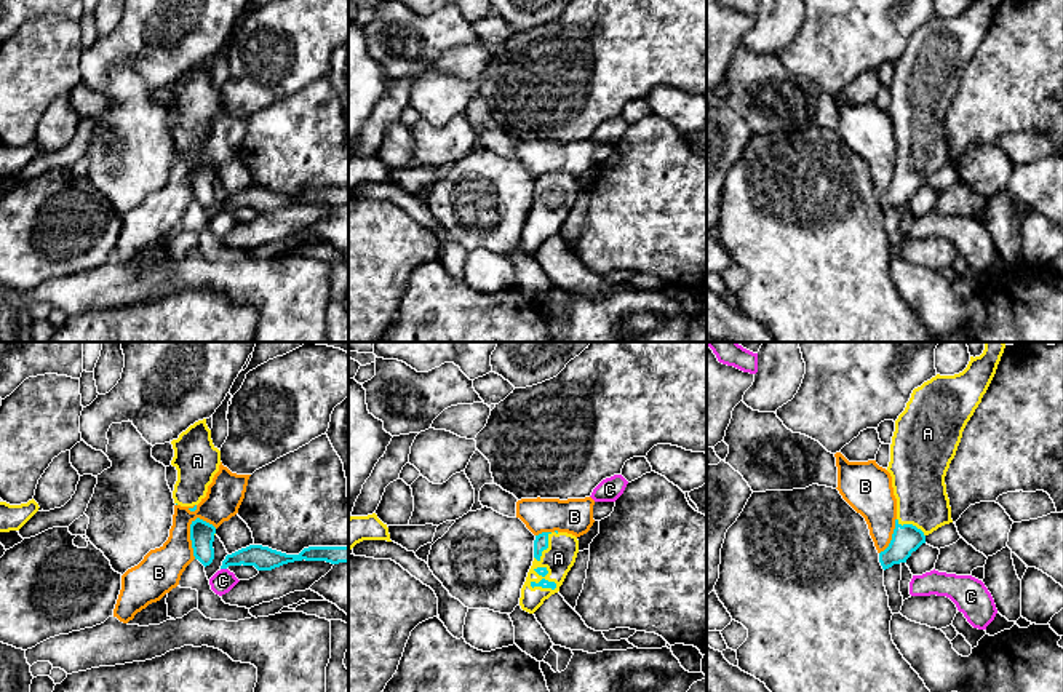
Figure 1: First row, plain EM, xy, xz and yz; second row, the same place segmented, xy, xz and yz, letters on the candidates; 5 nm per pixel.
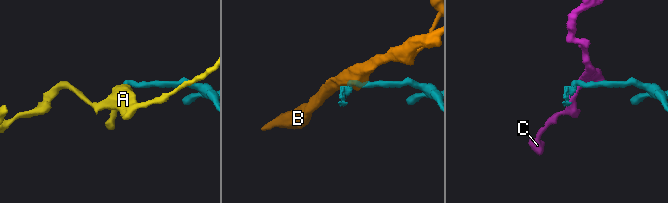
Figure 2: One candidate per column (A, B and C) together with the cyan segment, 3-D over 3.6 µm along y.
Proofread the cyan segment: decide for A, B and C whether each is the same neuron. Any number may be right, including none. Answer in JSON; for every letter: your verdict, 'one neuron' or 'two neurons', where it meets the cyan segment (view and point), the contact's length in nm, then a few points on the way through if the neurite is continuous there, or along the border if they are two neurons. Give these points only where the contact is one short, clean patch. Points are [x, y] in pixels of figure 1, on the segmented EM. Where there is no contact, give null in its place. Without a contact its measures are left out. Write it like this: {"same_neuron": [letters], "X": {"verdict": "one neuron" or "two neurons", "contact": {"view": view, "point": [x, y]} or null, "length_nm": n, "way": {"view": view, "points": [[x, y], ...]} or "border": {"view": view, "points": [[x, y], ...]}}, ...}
{"same_neuron": ["A"], "A": {"verdict": "one neuron", "contact": {"view": "xz", "point": [544, 579]}, "length_nm": 160, "way": {"view": "xz", "points": [[544, 584], [544, 579], [549, 568], [558, 558]]}}, "B": {"verdict": "two neurons", "contact": {"view": "xy", "point": [191, 537]}, "length_nm": 220, "border": {"view": "xy", "points": [[199, 517], [191, 524], [194, 558]]}}, "C": {"verdict": "two neurons", "contact": {"view": "xy", "point": [224, 568]}, "length_nm": 30, "border": {"view": "xy", "points": [[221, 568], [226, 569]]}}}

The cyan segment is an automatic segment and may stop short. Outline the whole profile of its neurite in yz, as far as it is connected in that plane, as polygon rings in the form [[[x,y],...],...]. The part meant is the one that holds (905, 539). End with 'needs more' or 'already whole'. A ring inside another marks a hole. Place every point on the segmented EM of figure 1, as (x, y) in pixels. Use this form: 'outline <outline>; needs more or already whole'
outline [[[985,342],[980,356],[970,356],[967,368],[954,376],[937,374],[914,388],[905,411],[895,420],[887,471],[892,476],[897,499],[897,519],[889,547],[879,553],[882,569],[906,563],[926,537],[938,527],[953,523],[945,476],[956,455],[962,432],[981,403],[1001,356],[1004,342]]]; needs more

